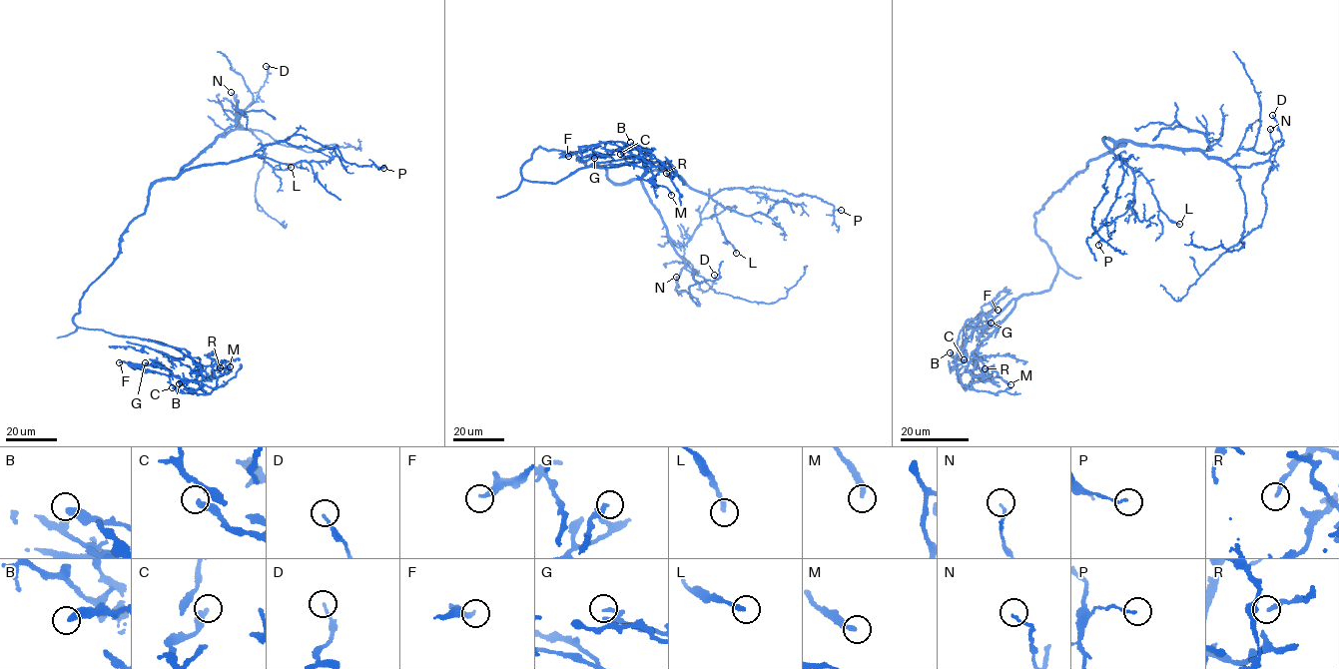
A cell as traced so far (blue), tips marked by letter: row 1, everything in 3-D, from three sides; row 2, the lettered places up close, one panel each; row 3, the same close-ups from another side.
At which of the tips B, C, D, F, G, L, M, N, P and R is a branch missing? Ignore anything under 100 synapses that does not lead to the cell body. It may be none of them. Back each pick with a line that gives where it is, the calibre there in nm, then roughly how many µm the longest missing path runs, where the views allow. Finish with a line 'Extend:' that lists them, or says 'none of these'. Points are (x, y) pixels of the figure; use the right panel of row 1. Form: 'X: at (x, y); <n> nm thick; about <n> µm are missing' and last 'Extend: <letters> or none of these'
Extend: none of these

